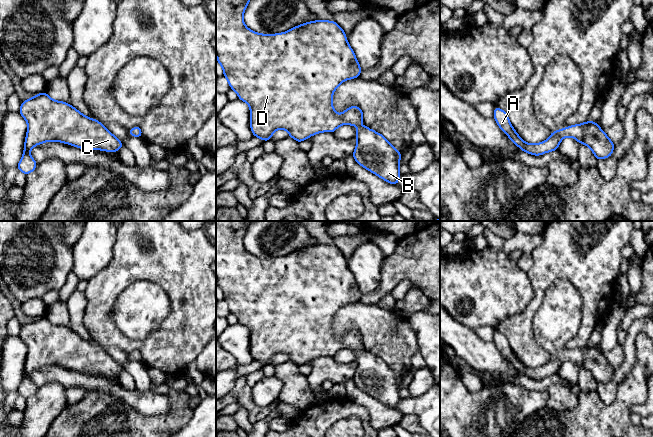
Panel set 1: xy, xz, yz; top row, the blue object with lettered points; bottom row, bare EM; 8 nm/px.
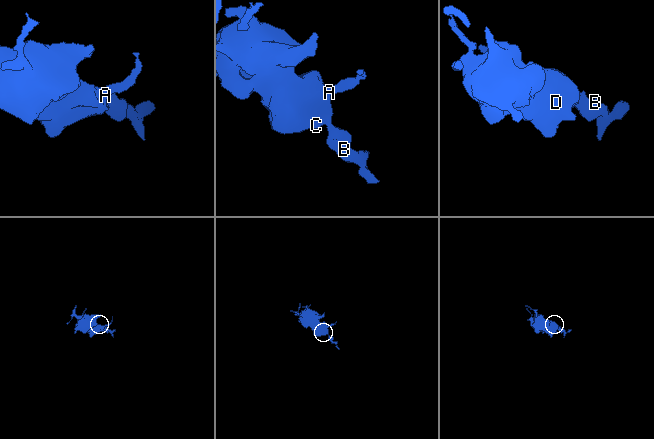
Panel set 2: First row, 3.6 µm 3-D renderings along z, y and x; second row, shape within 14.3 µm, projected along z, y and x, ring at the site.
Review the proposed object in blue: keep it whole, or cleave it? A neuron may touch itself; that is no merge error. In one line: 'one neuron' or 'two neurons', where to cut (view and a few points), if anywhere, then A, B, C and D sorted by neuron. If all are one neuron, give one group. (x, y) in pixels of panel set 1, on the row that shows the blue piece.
one neuron | no cut | A B C D

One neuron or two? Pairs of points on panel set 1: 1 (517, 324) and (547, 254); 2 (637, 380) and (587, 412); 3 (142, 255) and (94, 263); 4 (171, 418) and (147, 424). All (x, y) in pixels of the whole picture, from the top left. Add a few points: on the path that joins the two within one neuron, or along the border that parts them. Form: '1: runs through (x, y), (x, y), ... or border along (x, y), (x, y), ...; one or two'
1: runs through (533, 307), (537, 301), (540, 278), (544, 271); one
2: runs through (628, 394), (611, 412), (601, 412); one
3: border along (116, 237), (110, 262), (93, 276); two
4: runs through (165, 424), (153, 424); one

